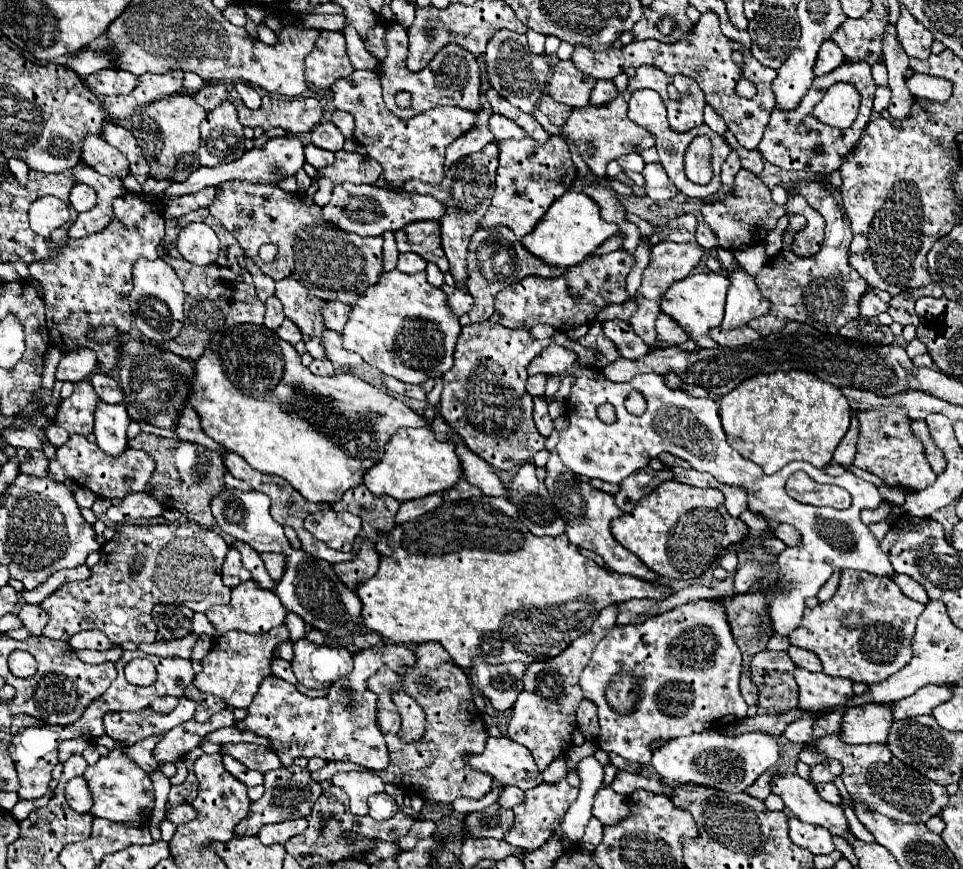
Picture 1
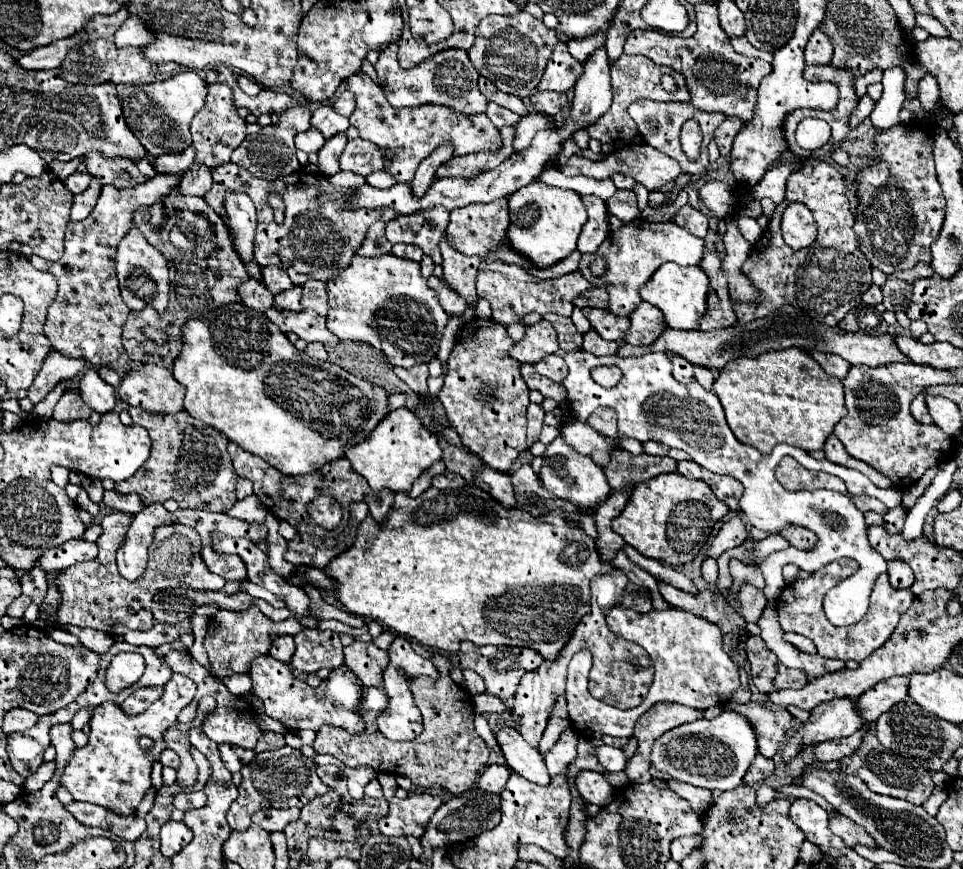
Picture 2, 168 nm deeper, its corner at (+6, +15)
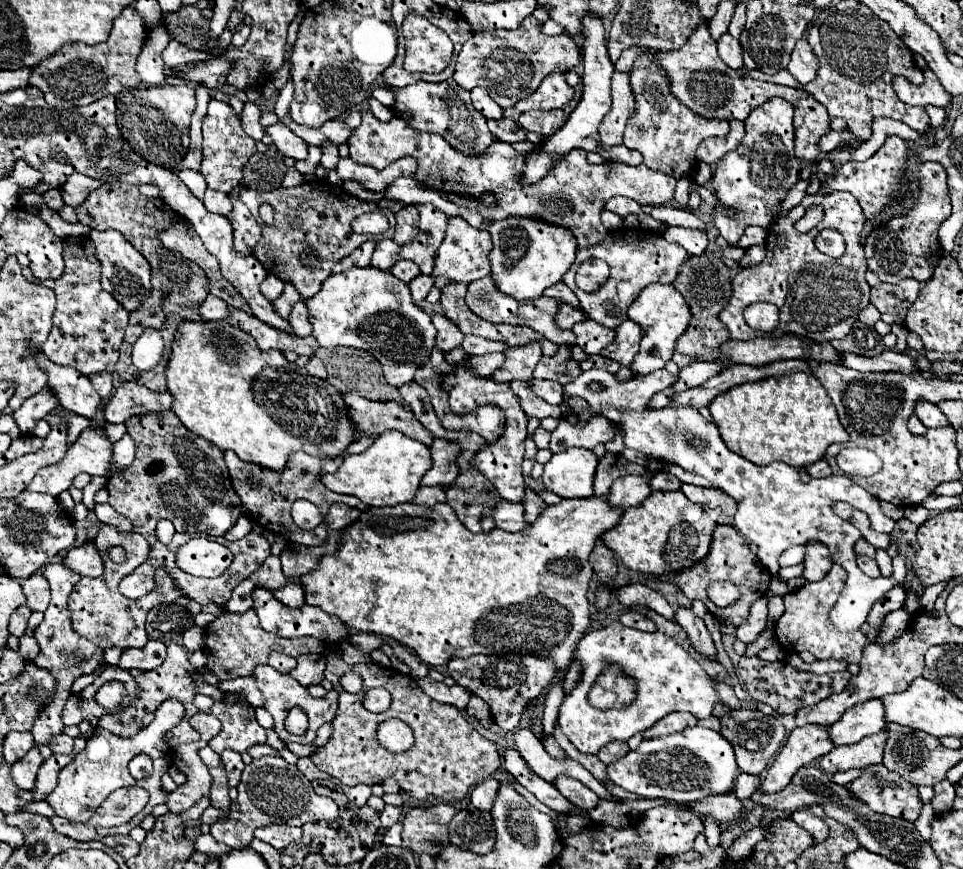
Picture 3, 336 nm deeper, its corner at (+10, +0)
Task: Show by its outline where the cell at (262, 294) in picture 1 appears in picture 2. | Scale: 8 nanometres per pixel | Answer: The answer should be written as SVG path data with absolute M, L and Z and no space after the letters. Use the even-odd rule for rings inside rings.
M230 192L224 200L234 244L238 248L238 254L244 260L250 260L254 256L254 228L256 228L256 208L252 200L242 192Z

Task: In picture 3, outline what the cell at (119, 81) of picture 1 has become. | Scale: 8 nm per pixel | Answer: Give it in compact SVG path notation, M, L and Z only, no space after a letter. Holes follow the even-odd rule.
M126 7L120 17L114 19L114 27L110 31L108 41L98 45L86 43L66 43L62 49L40 65L32 69L30 85L38 87L44 93L44 99L52 107L70 109L76 105L90 105L104 95L120 95L126 89L142 89L140 75L136 73L136 57L142 51L142 39L146 39L148 31L142 19L136 15L132 7Z

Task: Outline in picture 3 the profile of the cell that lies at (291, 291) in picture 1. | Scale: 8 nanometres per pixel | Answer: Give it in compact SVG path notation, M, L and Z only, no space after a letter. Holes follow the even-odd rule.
M268 275L268 277L262 281L260 291L262 291L262 295L264 295L268 301L274 301L274 299L278 299L278 295L284 291L284 283L282 283L278 277Z

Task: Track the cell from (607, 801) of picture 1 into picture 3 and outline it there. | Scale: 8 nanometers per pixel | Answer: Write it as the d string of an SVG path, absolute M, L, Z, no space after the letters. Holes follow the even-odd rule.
M558 777L556 779L556 789L576 807L580 807L582 811L590 811L594 809L598 803L600 803L600 797L588 789L586 785L582 785L580 781L576 779L570 779L570 777Z

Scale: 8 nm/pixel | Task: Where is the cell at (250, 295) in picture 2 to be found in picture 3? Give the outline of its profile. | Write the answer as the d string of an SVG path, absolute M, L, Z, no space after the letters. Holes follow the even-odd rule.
M208 295L204 305L200 307L200 315L206 321L220 321L220 319L228 319L230 317L230 305L214 295Z

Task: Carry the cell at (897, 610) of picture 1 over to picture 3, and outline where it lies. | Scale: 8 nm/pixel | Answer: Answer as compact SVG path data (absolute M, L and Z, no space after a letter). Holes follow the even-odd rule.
M832 565L828 575L824 575L820 581L806 583L798 591L790 591L788 595L784 595L786 611L776 621L774 633L776 633L776 641L780 643L780 647L786 653L808 651L816 659L838 659L838 661L846 661L848 665L858 663L862 659L864 647L870 645L872 641L868 641L868 637L864 633L860 633L860 631L856 631L856 635L842 635L840 631L836 631L828 623L828 611L836 603L846 579L847 573L845 569L840 565Z

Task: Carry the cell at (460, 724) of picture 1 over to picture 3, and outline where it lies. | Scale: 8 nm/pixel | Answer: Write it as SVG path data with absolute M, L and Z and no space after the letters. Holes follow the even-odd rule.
M328 659L324 677L334 685L334 689L340 693L340 707L336 713L336 719L332 721L332 735L326 741L324 747L314 751L310 755L312 763L328 773L330 777L338 779L342 785L376 785L384 779L394 779L400 789L414 797L414 799L426 799L428 795L434 795L436 799L444 803L462 803L468 797L468 791L488 779L492 773L500 767L500 753L496 745L488 739L484 739L470 723L464 719L462 711L458 711L452 705L442 705L432 701L410 675L404 675L404 683L396 681L396 671L388 671L386 667L378 667L376 663L358 663L354 667L348 667L342 659ZM346 671L354 671L364 679L364 687L358 695L346 693L340 685L340 677ZM372 687L384 687L392 695L392 705L384 713L370 713L364 705L364 693ZM390 718L399 718L412 725L414 731L414 745L406 753L394 755L388 753L378 741L376 741L376 727L380 721Z

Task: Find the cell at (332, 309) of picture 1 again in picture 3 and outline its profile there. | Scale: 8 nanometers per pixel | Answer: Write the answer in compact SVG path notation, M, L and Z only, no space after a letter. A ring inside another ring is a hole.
M298 301L290 313L290 325L292 325L292 331L296 335L310 335L312 333L312 327L310 327L310 313L306 311L306 303L304 301Z

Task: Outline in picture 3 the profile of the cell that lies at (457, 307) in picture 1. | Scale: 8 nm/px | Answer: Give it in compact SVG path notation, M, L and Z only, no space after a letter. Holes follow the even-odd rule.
M432 313L432 325L436 327L438 335L436 335L436 345L440 347L440 351L452 351L454 347L458 347L464 339L464 333L458 331L458 327L454 327L454 323L450 323L450 319L446 319L440 313Z

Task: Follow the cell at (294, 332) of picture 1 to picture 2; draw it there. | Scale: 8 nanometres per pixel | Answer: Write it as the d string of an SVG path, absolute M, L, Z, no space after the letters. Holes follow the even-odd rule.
M294 286L286 292L280 292L274 296L274 306L280 306L280 308L290 308L290 310L302 310L302 304L300 304L300 296L302 296L302 286Z

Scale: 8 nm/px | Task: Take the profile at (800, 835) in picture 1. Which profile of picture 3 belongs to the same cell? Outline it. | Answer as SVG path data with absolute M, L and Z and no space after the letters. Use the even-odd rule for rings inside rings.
M798 809L790 817L794 819L794 823L798 823L802 829L806 829L814 837L814 845L822 843L828 837L828 825L816 815L812 815L808 809Z

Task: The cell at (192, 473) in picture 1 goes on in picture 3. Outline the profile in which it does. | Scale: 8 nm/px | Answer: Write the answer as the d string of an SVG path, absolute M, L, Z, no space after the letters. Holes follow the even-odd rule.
M172 411L136 415L130 417L124 425L136 443L136 459L124 473L108 479L106 489L110 493L108 503L120 515L132 521L132 531L144 535L152 545L152 541L156 539L154 529L160 519L170 519L178 533L188 535L224 535L236 523L236 519L240 517L240 499L232 487L224 463L224 453L214 443L190 433Z

